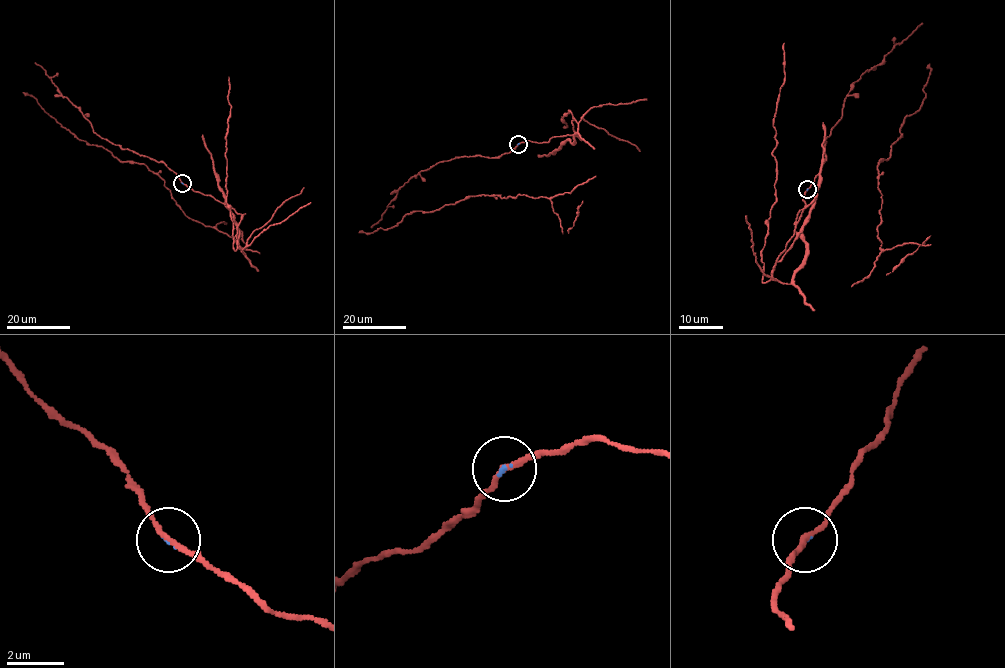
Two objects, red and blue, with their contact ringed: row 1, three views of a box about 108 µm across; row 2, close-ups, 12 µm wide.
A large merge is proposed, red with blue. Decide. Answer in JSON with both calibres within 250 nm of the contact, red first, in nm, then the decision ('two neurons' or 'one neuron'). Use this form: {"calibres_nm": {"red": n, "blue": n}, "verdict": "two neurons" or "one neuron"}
{"calibres_nm": {"red": 180, "blue": 80}, "verdict": "one neuron"}

